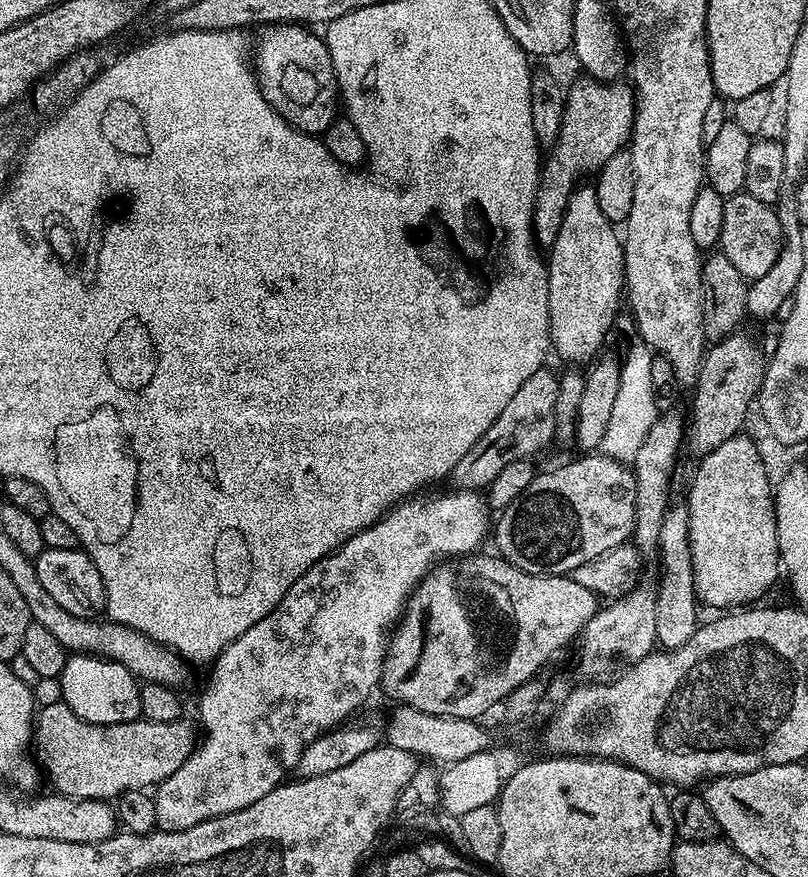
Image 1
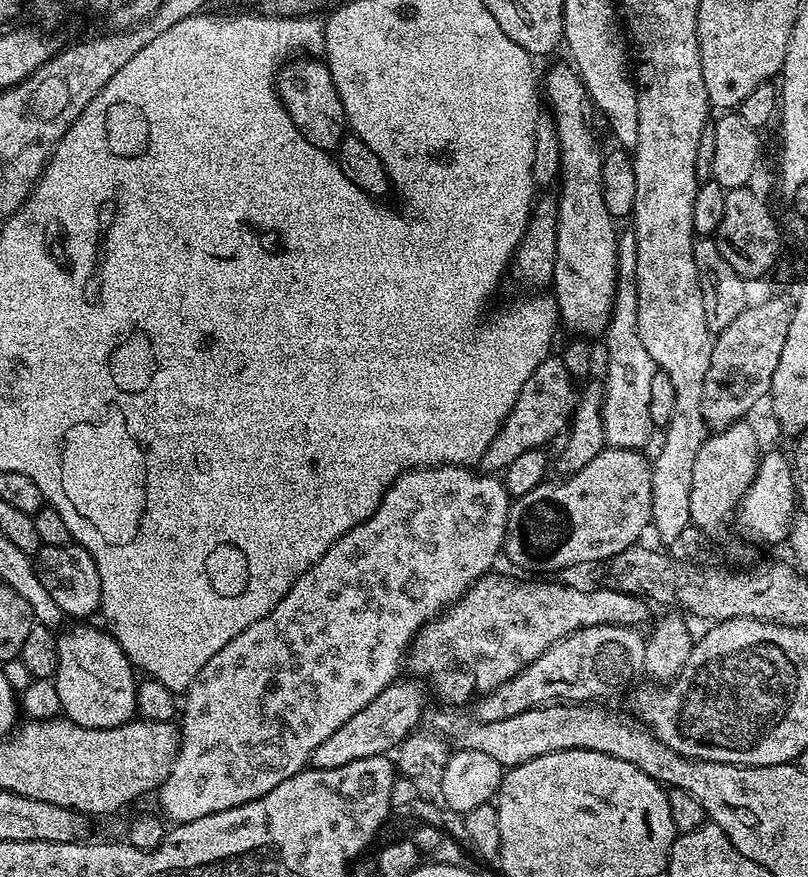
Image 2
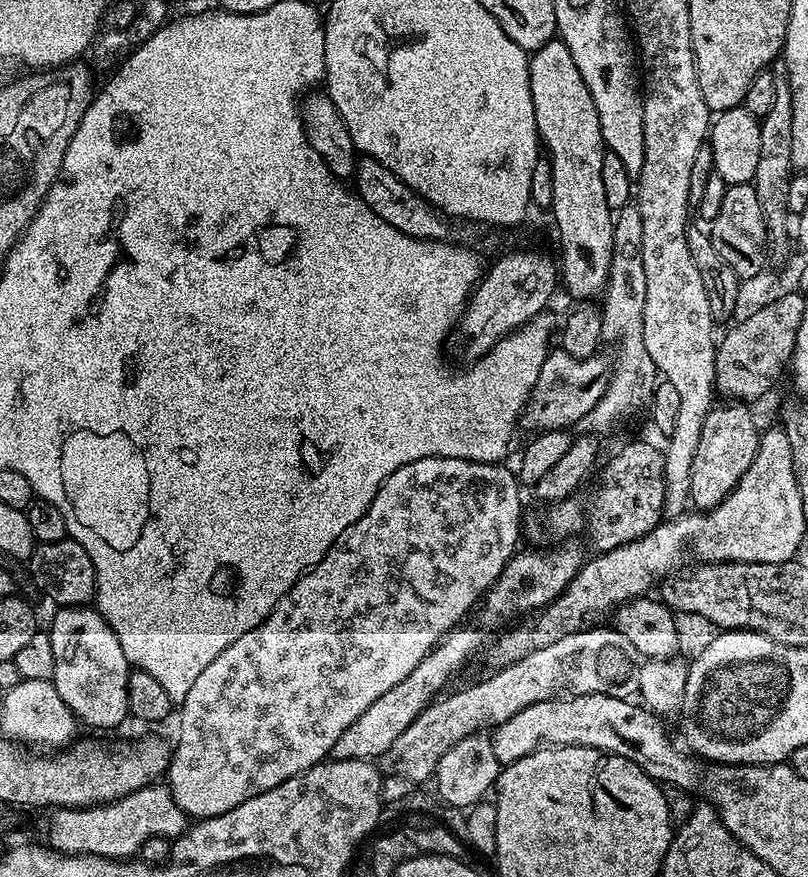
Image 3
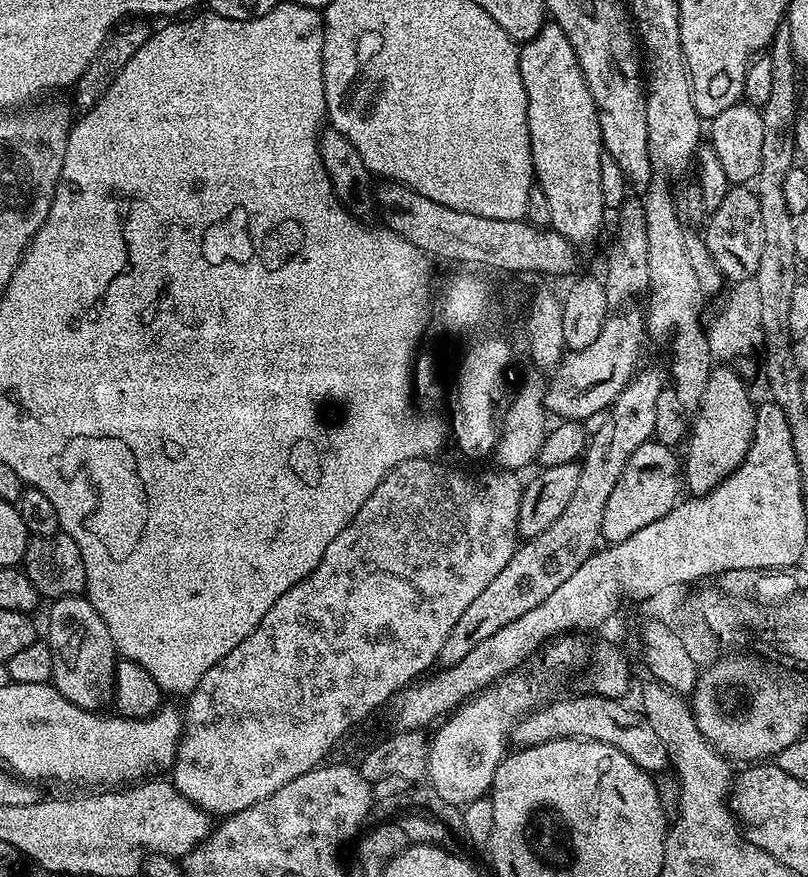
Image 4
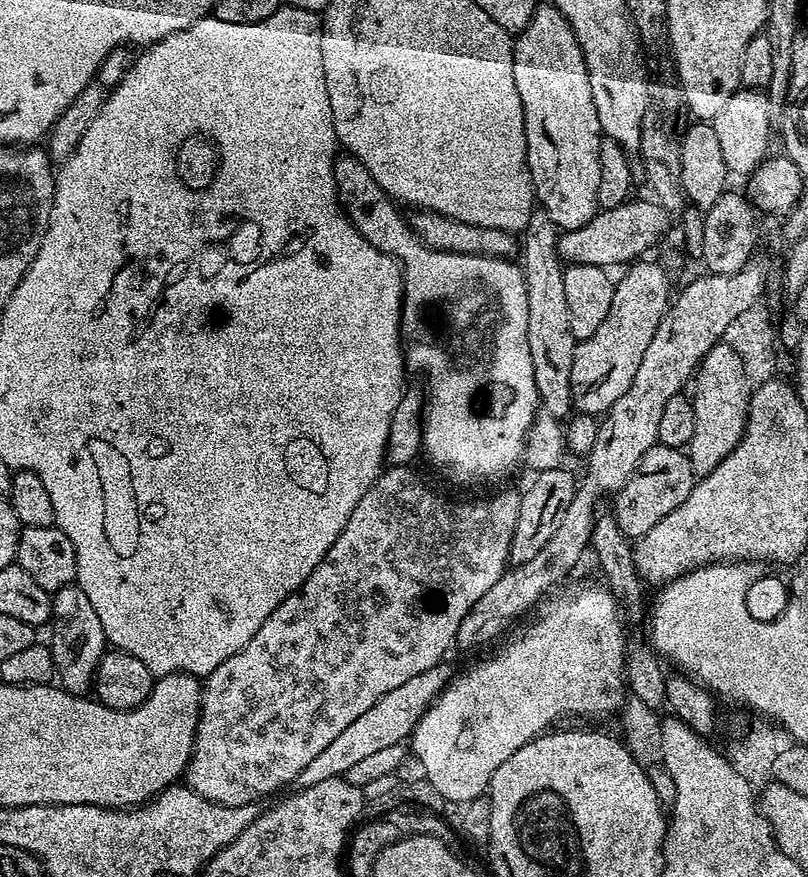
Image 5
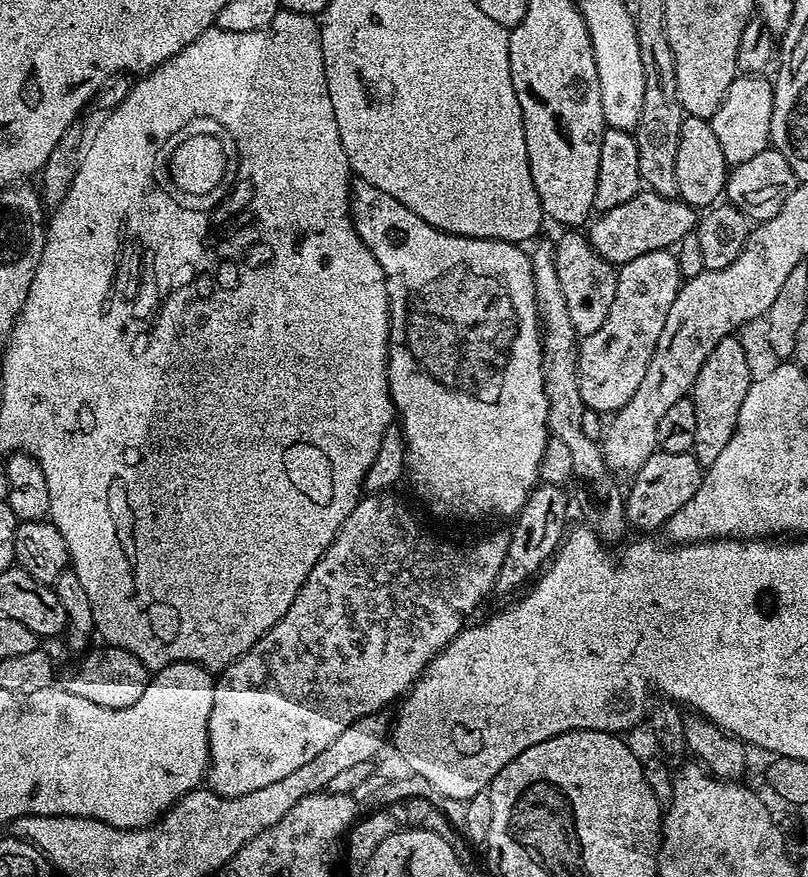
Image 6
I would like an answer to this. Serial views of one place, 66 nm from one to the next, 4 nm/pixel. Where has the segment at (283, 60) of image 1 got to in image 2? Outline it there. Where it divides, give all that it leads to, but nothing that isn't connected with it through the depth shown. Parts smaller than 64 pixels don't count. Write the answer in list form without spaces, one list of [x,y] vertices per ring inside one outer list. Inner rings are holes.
[[[304,58],[289,59],[276,73],[276,94],[296,127],[303,132],[306,142],[329,154],[335,153],[346,134],[340,91],[334,86],[330,70],[323,59],[300,59]]]

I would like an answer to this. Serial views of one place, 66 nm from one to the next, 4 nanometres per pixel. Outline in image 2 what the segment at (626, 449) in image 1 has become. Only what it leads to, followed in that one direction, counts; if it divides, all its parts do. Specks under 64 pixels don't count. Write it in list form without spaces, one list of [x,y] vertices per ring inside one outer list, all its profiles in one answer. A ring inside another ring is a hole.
[[[624,230],[616,238],[616,297],[612,303],[612,317],[608,323],[608,331],[602,337],[602,343],[608,347],[608,380],[604,390],[604,429],[608,439],[607,447],[643,449],[644,443],[654,433],[654,425],[650,418],[650,381],[658,370],[654,358],[646,346],[642,346],[642,338],[638,338],[638,286],[636,285],[636,266],[638,264],[638,242],[630,230]]]

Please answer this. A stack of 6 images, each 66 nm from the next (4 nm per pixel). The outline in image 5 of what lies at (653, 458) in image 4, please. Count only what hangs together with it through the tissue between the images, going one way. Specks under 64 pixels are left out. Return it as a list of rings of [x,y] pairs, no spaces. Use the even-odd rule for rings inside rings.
[[[657,442],[653,448],[646,450],[646,454],[642,454],[642,460],[638,462],[632,477],[615,493],[614,515],[618,526],[629,538],[644,536],[646,530],[658,526],[658,522],[662,522],[670,510],[675,510],[682,506],[682,502],[686,502],[697,479],[688,461],[687,451]]]

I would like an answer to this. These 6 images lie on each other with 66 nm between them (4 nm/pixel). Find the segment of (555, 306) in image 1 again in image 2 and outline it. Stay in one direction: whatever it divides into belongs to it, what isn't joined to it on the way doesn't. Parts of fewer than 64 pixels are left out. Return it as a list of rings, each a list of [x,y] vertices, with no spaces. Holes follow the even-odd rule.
[[[567,63],[556,64],[542,76],[542,96],[548,99],[547,111],[556,123],[560,143],[560,174],[558,177],[558,203],[556,206],[556,233],[558,234],[558,258],[554,262],[554,274],[550,285],[559,312],[559,323],[572,331],[576,338],[603,337],[612,317],[612,303],[616,297],[616,238],[617,221],[606,210],[606,198],[602,198],[602,148],[596,145],[596,136],[588,125],[590,101],[575,67]]]

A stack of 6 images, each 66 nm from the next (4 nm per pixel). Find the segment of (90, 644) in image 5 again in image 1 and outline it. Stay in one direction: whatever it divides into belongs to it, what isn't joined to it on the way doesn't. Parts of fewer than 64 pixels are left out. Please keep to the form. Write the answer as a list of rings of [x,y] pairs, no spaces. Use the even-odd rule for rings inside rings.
[[[87,654],[69,655],[64,669],[59,676],[60,694],[63,703],[91,724],[121,724],[141,719],[140,684],[126,666],[113,660],[105,660],[103,656]]]

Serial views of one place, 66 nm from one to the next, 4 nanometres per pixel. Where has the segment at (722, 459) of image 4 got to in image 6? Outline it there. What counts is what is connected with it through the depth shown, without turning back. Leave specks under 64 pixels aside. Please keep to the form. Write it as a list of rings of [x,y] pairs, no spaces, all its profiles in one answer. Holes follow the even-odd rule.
[[[735,335],[722,338],[722,342],[710,350],[710,358],[702,362],[702,370],[698,370],[698,378],[690,393],[690,399],[694,402],[694,415],[698,417],[691,453],[702,466],[712,464],[714,458],[718,458],[718,454],[722,454],[722,449],[730,443],[738,426],[738,410],[742,410],[742,401],[746,399],[746,390],[750,390],[752,382],[740,339]]]

